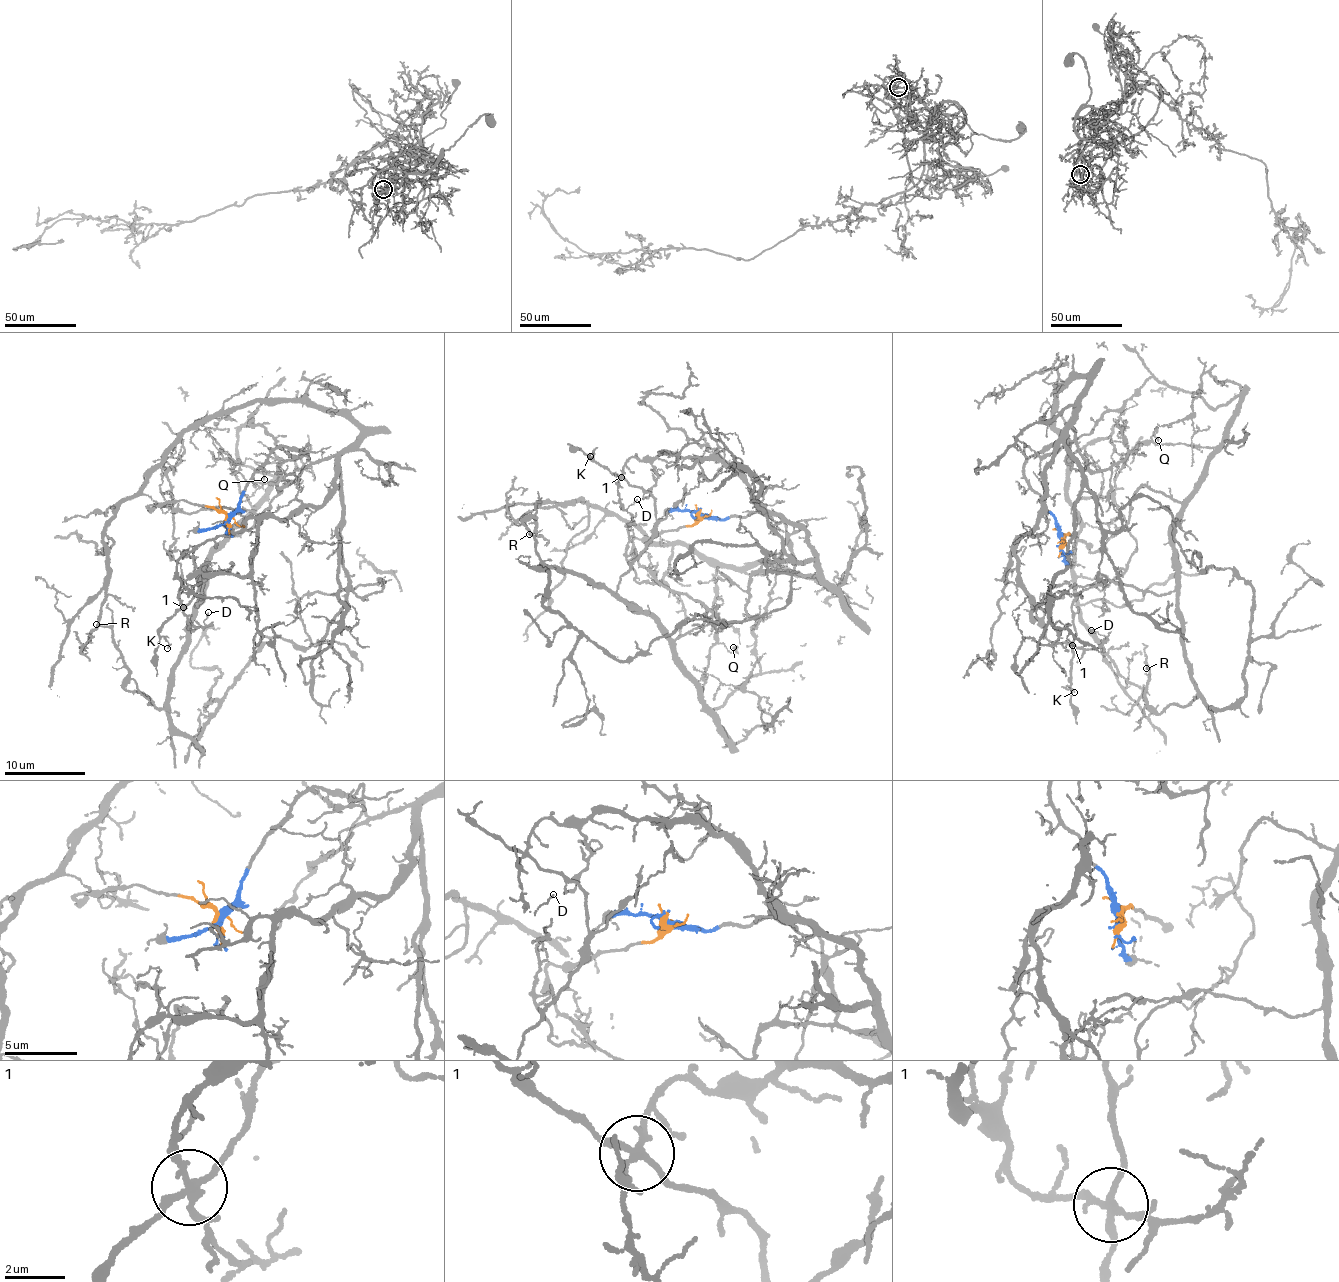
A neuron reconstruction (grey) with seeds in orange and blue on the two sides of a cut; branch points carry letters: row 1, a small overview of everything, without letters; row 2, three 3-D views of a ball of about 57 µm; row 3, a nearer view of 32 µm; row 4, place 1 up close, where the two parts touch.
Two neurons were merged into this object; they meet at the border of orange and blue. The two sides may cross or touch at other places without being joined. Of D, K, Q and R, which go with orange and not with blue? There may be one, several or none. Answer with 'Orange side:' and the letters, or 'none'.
Orange side: K, Q, R

